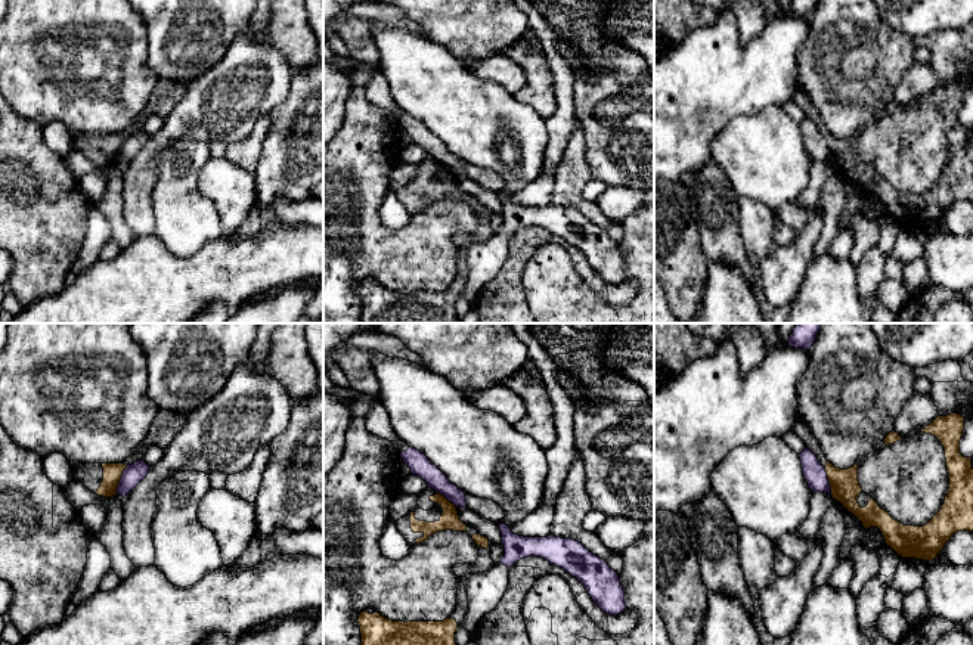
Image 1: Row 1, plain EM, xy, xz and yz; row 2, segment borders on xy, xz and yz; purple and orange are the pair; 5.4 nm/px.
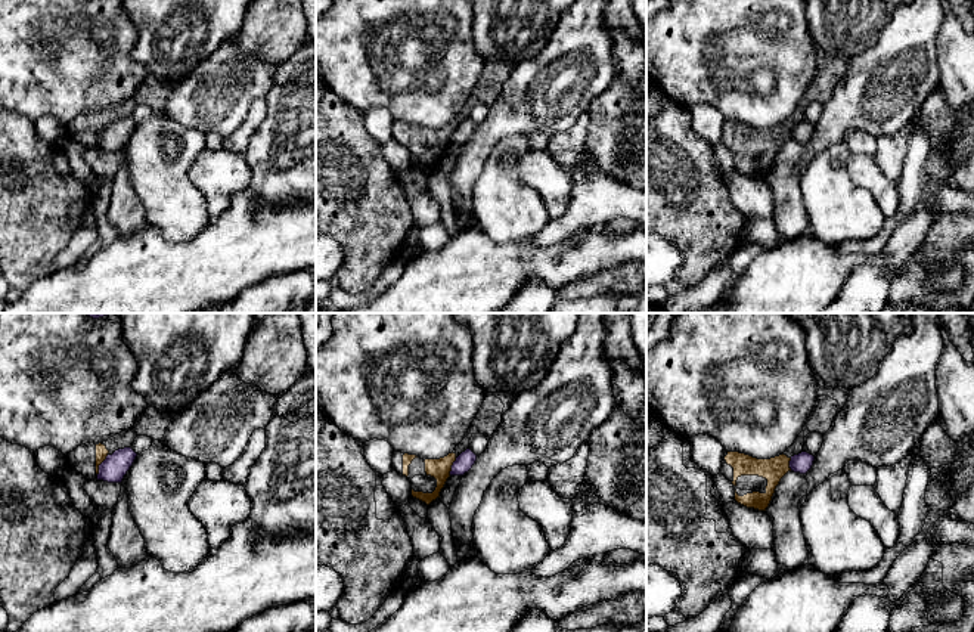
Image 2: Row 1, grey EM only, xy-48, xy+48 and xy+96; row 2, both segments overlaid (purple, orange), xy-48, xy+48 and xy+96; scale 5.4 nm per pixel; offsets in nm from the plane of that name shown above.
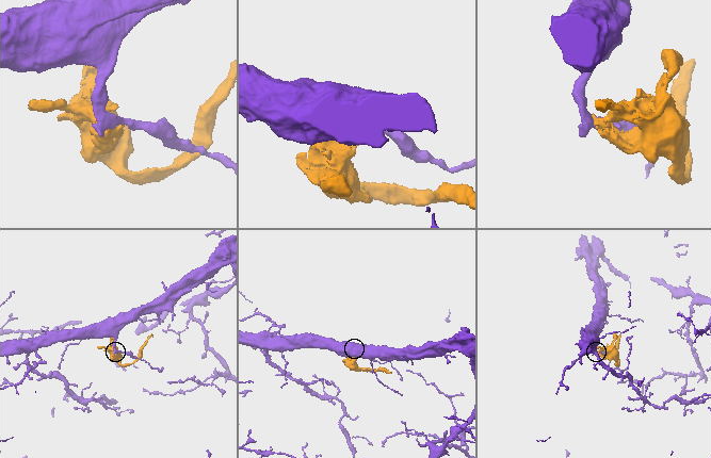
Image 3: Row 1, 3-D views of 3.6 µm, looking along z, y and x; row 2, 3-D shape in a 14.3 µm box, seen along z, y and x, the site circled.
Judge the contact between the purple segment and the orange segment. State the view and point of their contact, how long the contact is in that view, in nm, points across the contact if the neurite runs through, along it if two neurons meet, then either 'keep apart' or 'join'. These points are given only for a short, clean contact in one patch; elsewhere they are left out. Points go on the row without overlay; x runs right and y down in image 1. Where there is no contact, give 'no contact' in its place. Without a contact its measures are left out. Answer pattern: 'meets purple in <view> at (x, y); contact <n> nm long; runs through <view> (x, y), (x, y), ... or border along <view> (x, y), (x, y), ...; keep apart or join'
meets purple in xy at (120, 149); contact 170 nm long; border along xy (127, 135), (115, 163); keep apart

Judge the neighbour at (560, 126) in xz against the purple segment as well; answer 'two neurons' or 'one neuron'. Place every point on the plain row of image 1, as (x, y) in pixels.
two neurons

